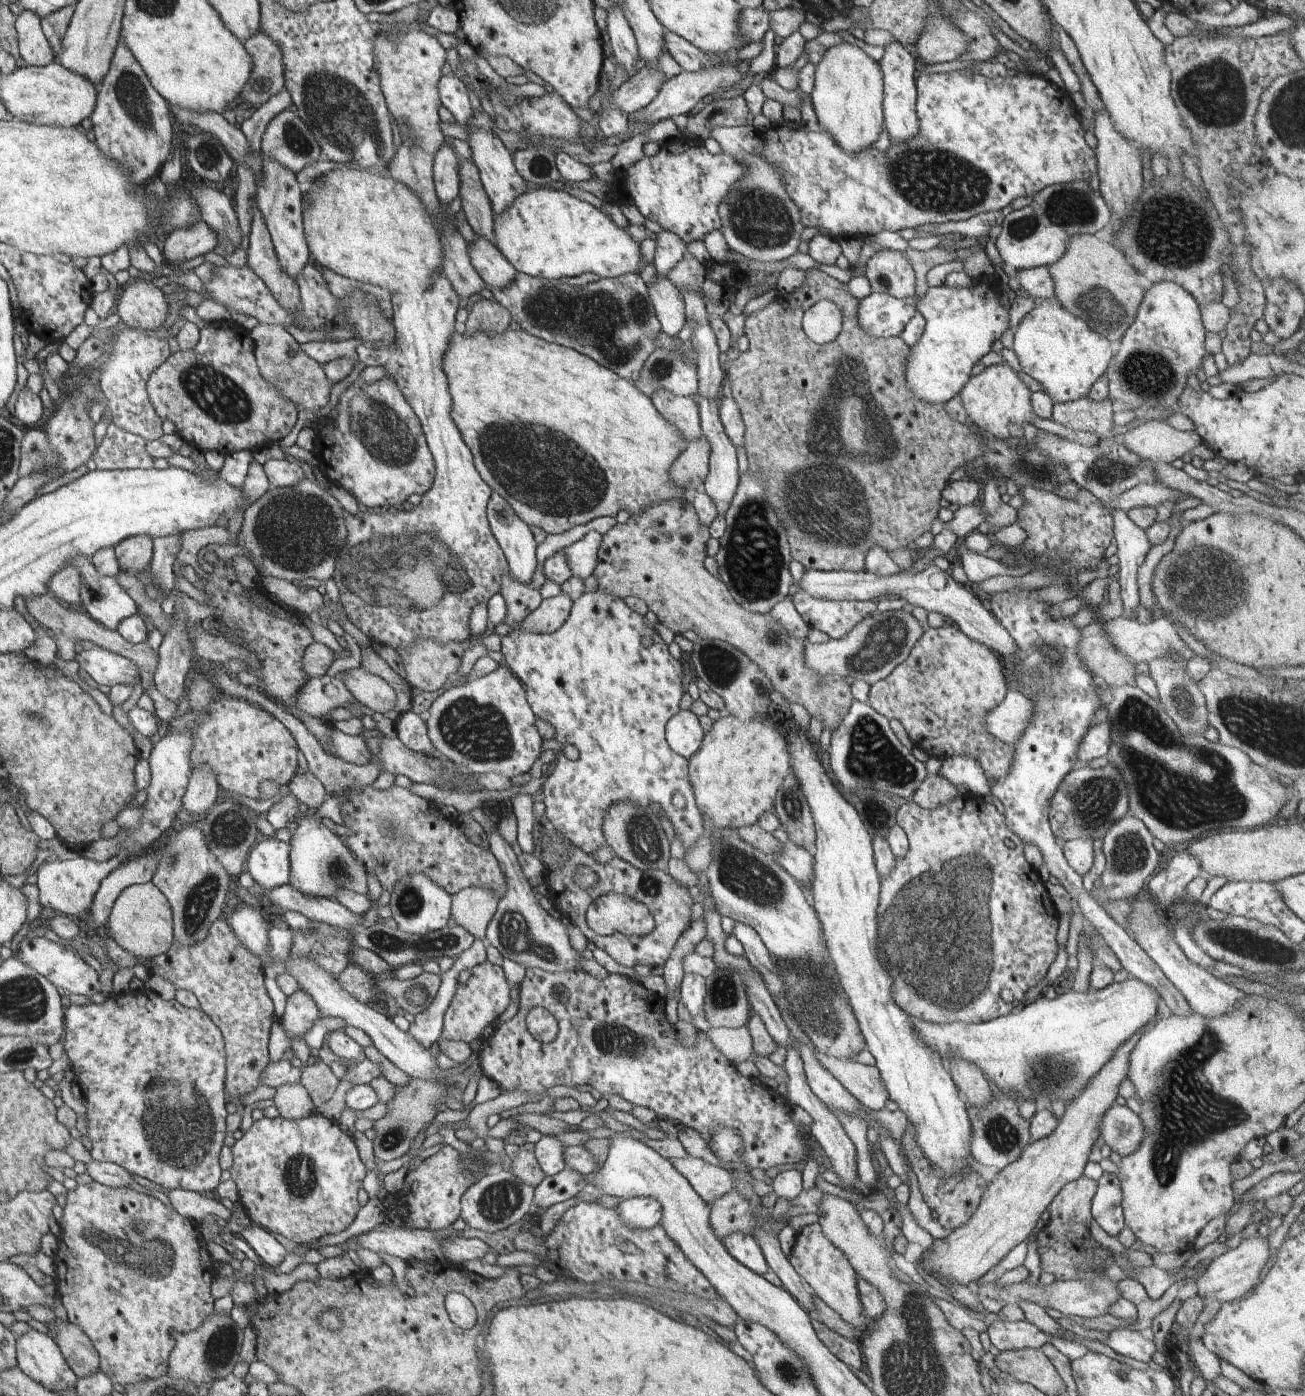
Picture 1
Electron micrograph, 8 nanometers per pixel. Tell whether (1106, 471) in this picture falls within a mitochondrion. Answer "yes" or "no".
yes

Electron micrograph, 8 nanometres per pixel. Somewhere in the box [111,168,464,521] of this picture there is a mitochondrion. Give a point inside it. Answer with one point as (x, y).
(383, 434)

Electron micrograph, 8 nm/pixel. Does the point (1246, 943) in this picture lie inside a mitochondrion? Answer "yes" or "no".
yes

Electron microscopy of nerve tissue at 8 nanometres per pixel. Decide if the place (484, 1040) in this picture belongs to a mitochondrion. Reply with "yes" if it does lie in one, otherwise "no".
no

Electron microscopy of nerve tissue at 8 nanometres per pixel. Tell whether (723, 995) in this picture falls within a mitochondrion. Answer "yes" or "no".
yes

